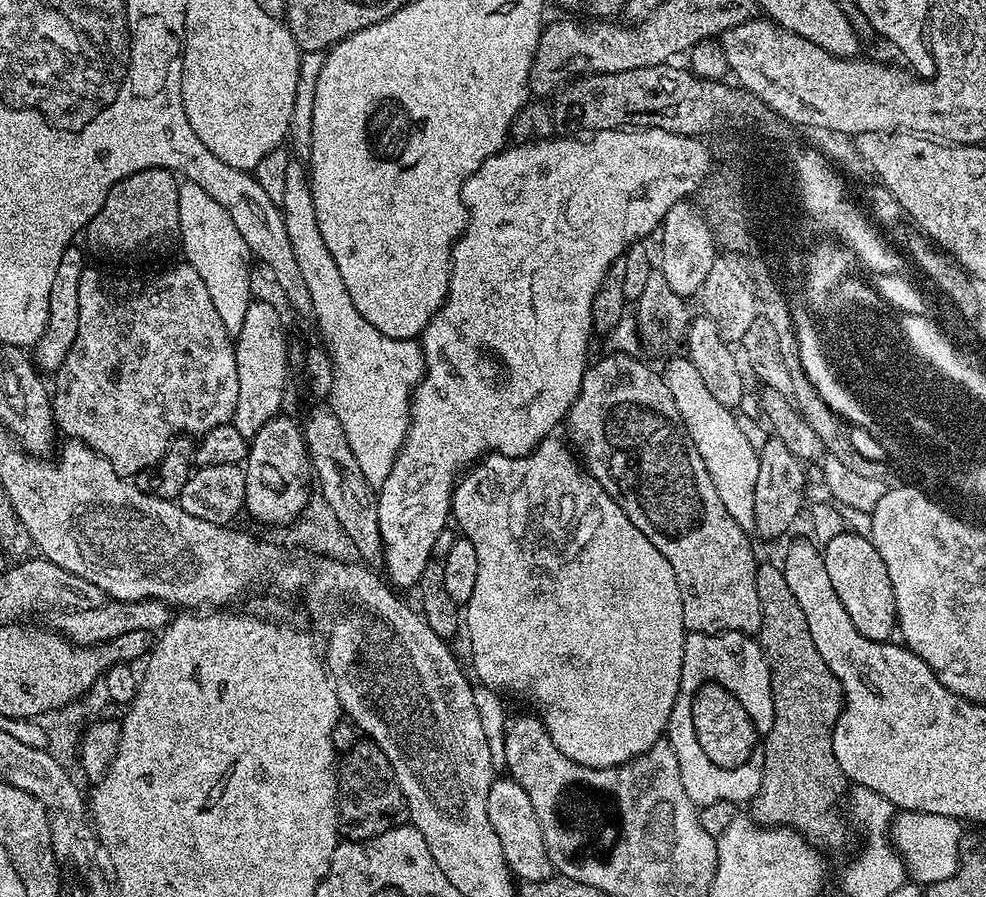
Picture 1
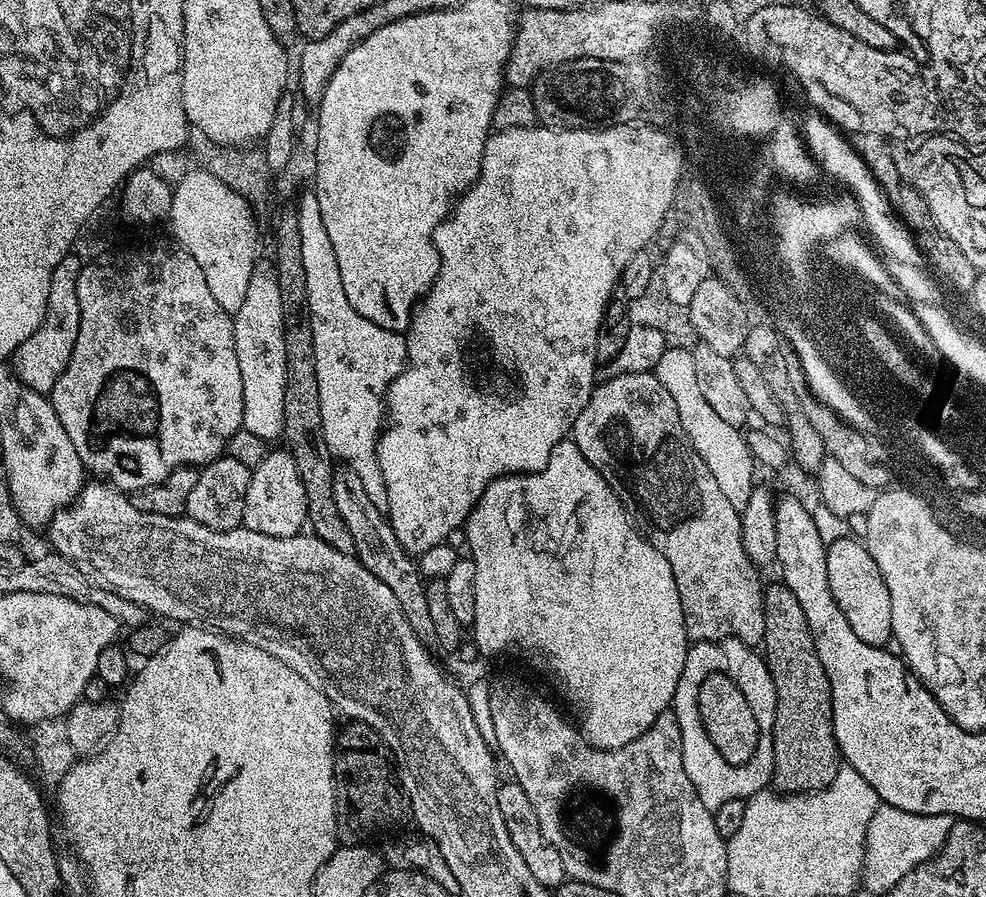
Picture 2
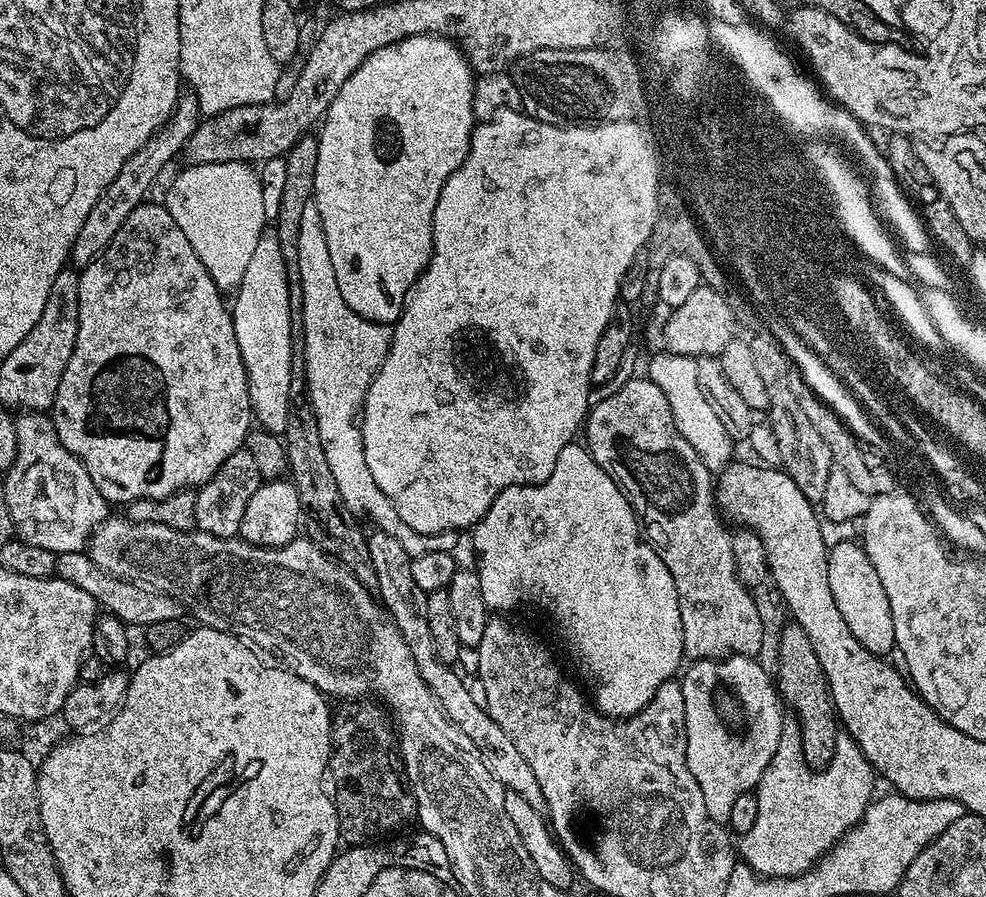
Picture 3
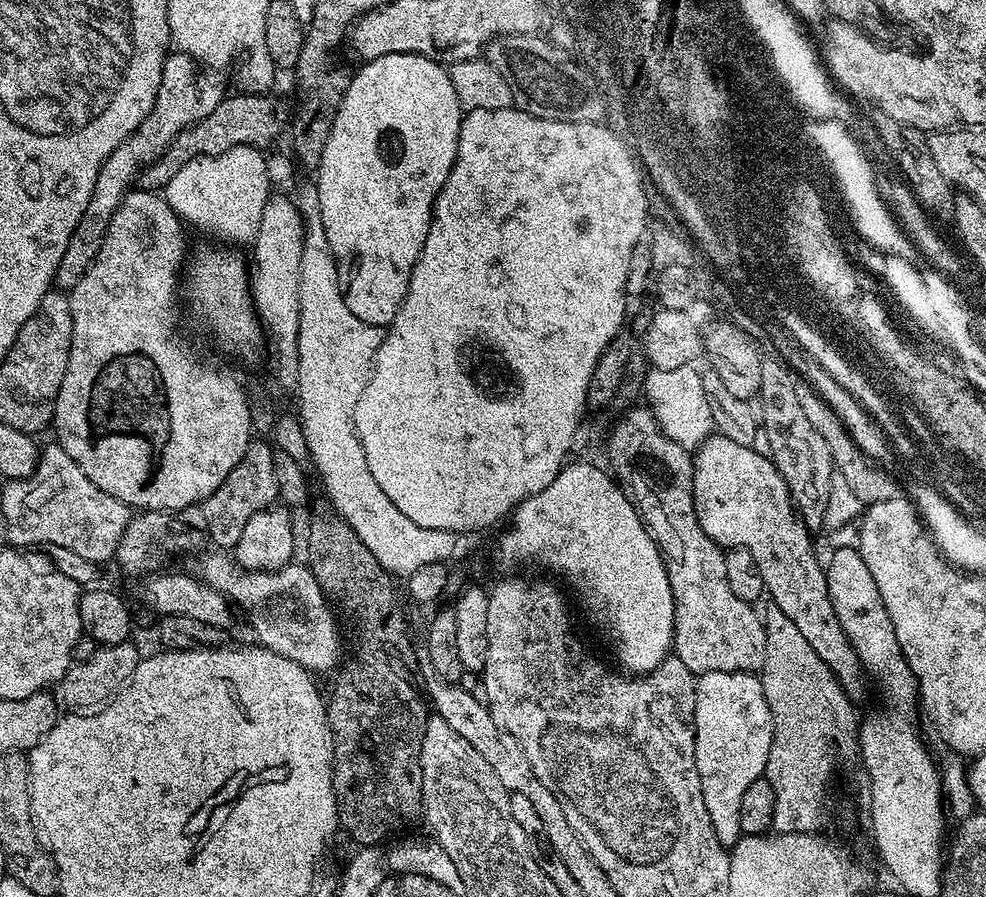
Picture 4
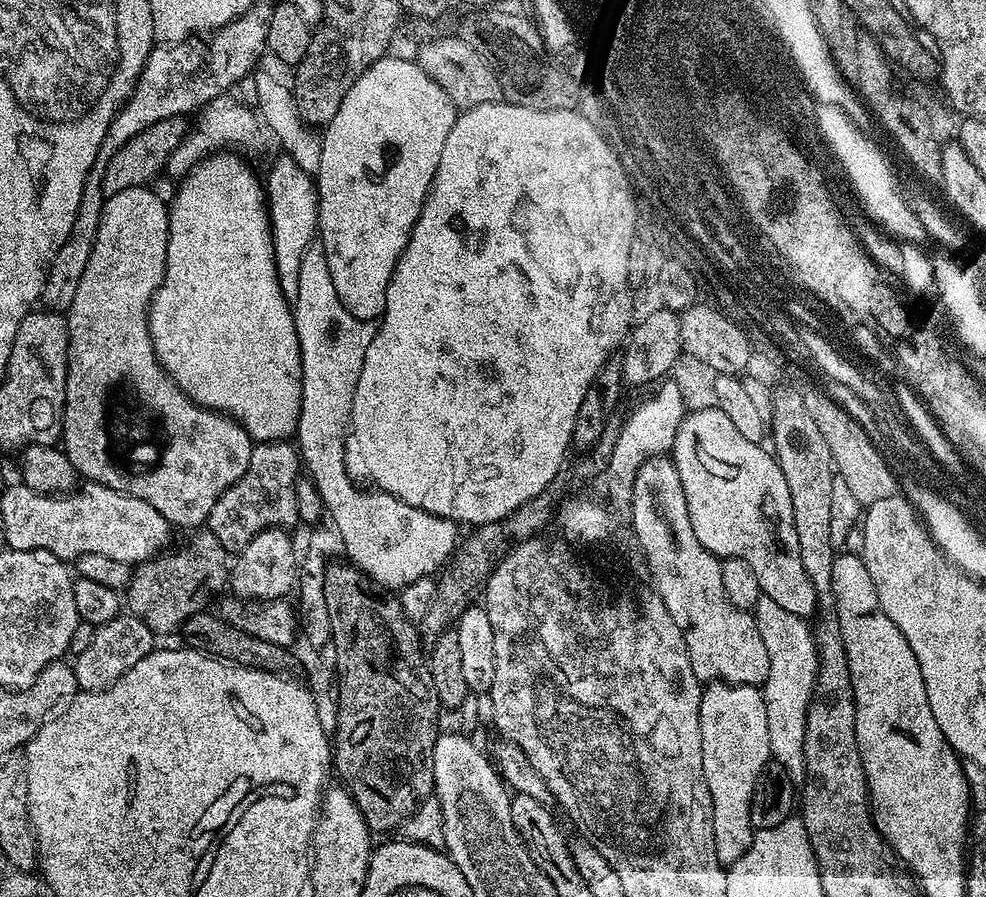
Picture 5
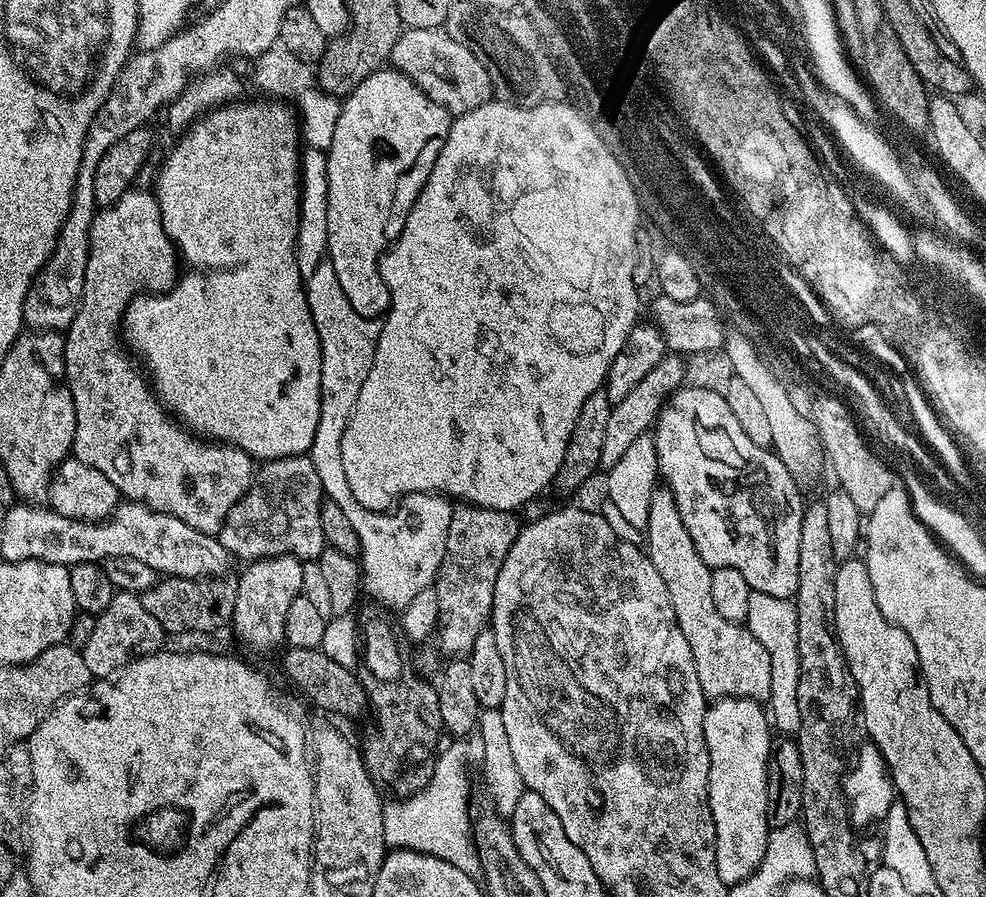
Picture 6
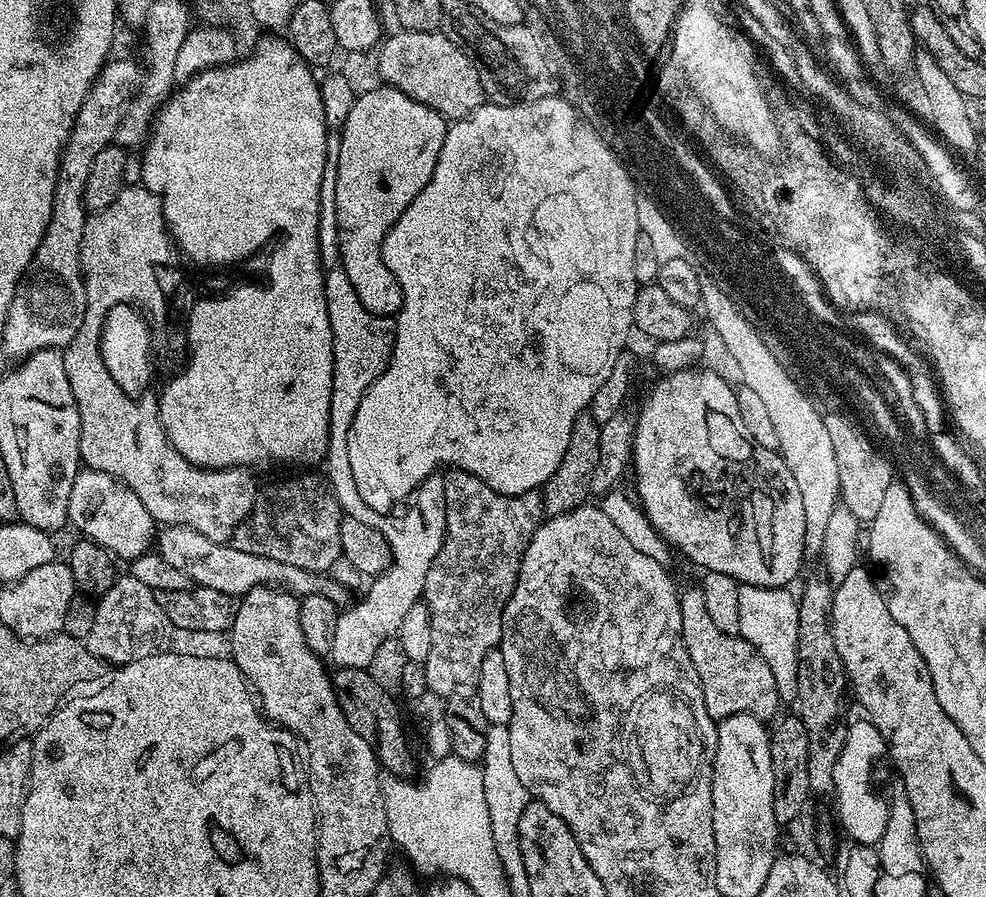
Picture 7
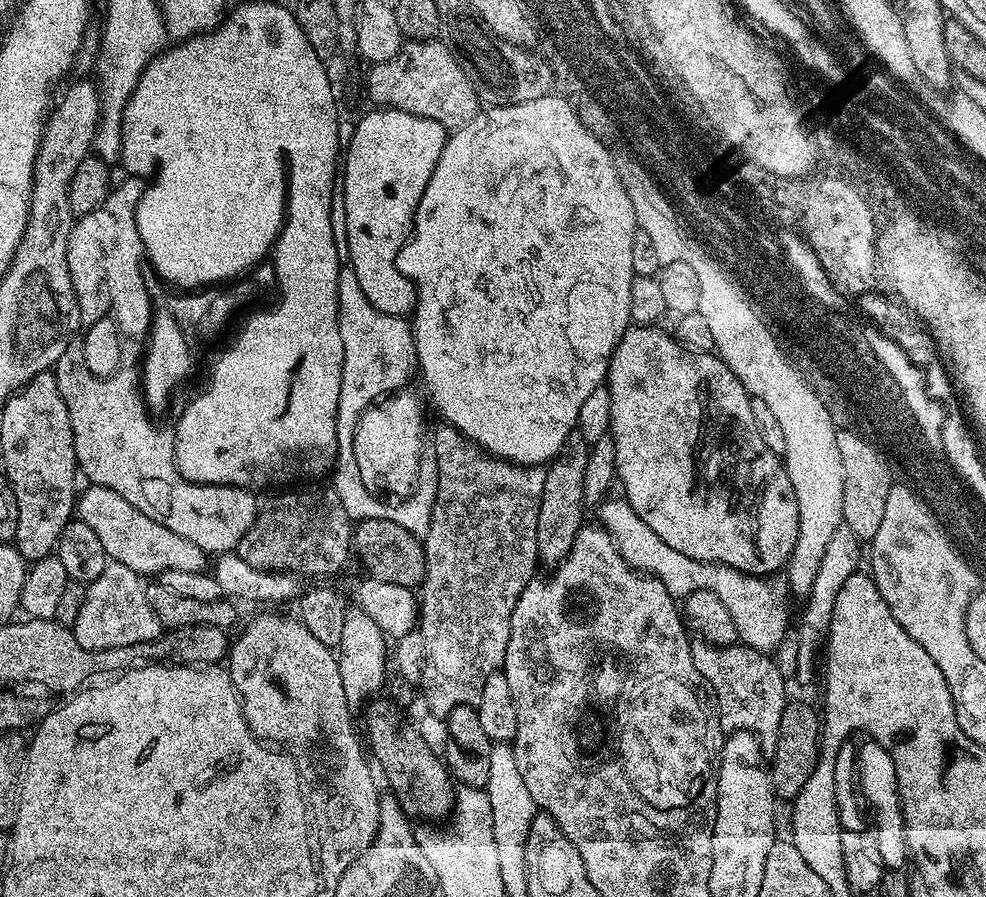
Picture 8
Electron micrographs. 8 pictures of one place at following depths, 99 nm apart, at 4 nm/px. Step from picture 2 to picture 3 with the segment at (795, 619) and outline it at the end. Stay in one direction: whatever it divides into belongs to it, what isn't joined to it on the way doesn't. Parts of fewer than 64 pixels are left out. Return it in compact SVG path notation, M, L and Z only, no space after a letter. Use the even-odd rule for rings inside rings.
M788 622L779 629L780 641L776 644L776 672L774 668L774 683L779 691L780 699L785 705L792 707L795 723L800 725L800 741L804 751L804 761L808 767L823 770L828 767L836 752L836 737L838 735L838 717L836 707L832 705L832 695L826 682L826 674L822 670L822 662L818 662L818 654L814 654L814 646L810 646L810 638L806 638L806 630L795 622Z

